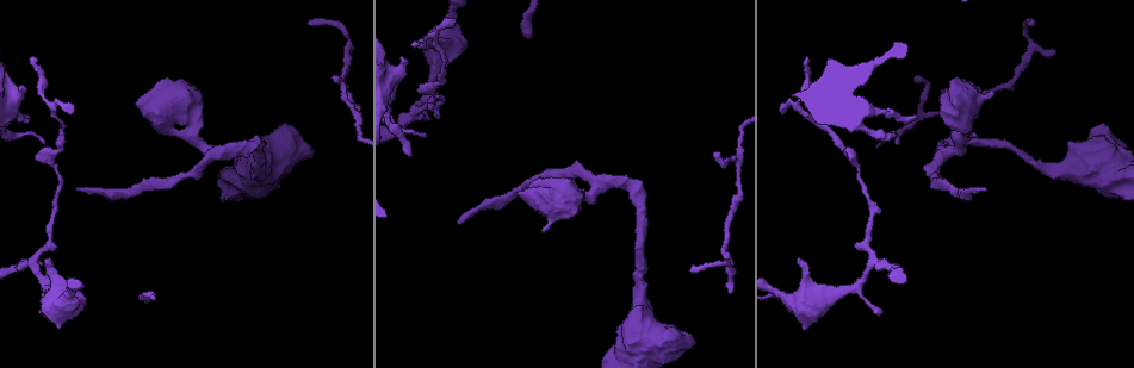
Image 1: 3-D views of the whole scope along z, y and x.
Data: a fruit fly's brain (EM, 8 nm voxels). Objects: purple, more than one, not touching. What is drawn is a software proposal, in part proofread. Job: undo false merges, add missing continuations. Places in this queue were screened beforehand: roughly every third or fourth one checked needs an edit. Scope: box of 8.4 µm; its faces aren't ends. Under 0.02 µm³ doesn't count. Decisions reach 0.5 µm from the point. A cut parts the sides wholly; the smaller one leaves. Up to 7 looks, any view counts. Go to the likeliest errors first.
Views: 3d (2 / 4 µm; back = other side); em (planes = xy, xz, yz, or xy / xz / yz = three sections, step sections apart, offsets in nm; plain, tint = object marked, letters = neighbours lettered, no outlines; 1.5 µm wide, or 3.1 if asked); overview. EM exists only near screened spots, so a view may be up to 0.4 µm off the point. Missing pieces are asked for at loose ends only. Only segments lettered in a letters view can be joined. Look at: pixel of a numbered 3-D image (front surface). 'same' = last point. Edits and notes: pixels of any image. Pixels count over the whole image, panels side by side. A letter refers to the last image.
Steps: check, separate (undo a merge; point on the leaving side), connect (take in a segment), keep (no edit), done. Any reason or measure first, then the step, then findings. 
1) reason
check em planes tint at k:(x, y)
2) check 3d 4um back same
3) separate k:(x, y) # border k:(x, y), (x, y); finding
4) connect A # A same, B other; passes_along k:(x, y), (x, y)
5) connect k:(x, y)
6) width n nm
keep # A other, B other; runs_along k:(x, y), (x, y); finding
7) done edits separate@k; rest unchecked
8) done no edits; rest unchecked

an open end
check em xz step 4 letters at 1:(428, 40)

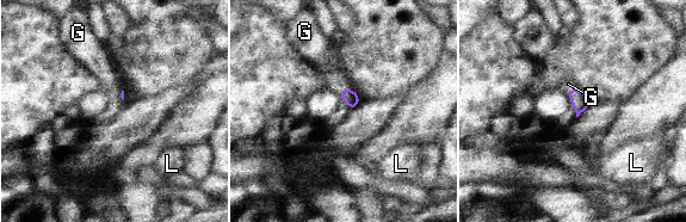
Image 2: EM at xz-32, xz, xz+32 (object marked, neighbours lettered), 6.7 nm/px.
another direction
check em planes letters same

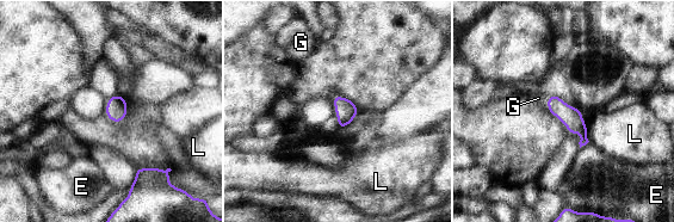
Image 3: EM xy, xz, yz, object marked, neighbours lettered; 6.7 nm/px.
connect G # E other, G same, L other; passes_along 3:(572, 117), (548, 102), (538, 98); it goes on there

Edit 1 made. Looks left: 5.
check overview

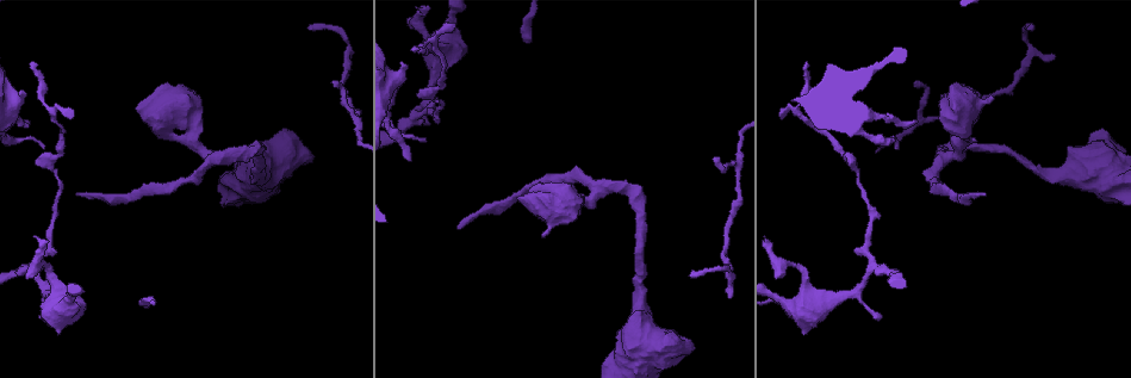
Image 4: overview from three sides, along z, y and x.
thick end
check em xy step 8 letters at 4:(544, 236)

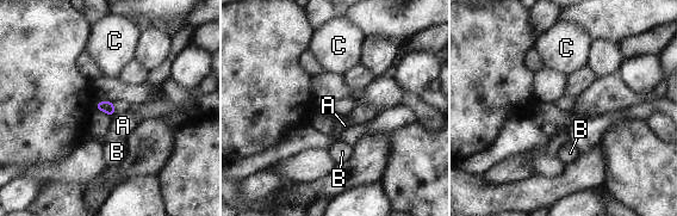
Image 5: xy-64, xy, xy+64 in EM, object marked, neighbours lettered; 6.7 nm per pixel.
check em xz step 4 letters same

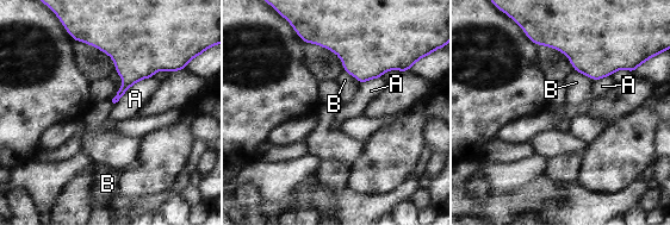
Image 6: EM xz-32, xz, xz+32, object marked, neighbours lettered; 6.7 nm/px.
keep # A other, B other; border 6:(152, 76), (135, 82), (115, 104); no lettered segment goes on from it

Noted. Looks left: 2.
a fork
check 3d 2um at 4:(353, 116)

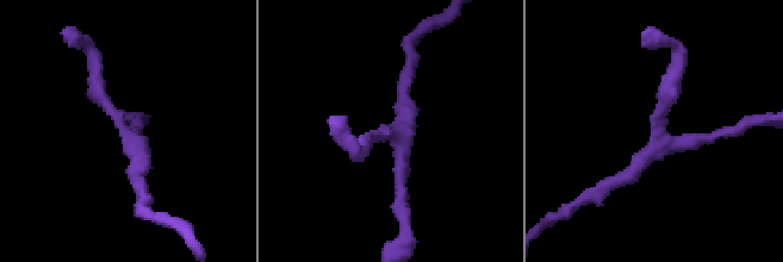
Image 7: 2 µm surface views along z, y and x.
shape alone is not enough
check em planes letters at 7:(392, 133)

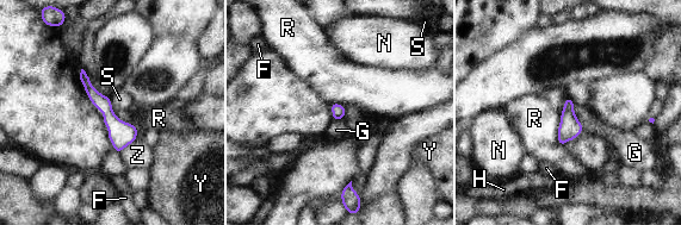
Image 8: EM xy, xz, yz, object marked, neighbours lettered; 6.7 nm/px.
keep # F other, G other, H other, N other, R other, S other, Y other, Z other; runs_along 8:(82, 75), (118, 130), (118, 148); all the same cell

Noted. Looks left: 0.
done edits connect@3; rest unchecked

